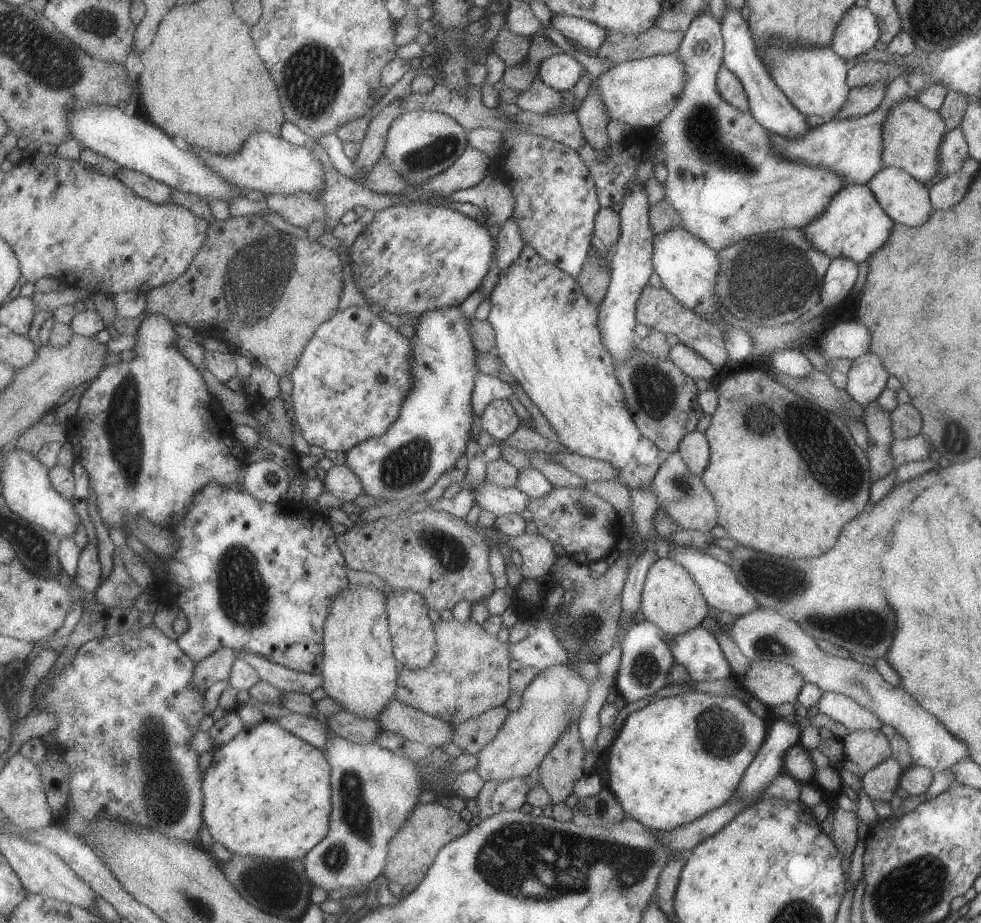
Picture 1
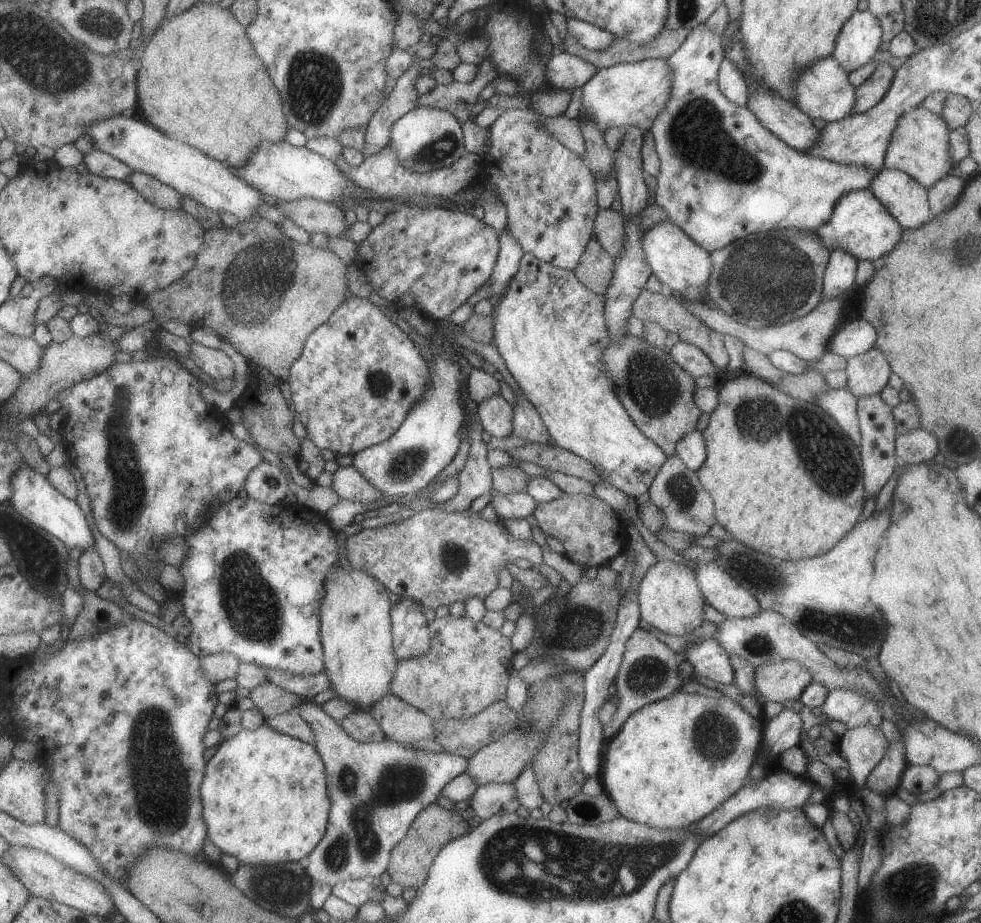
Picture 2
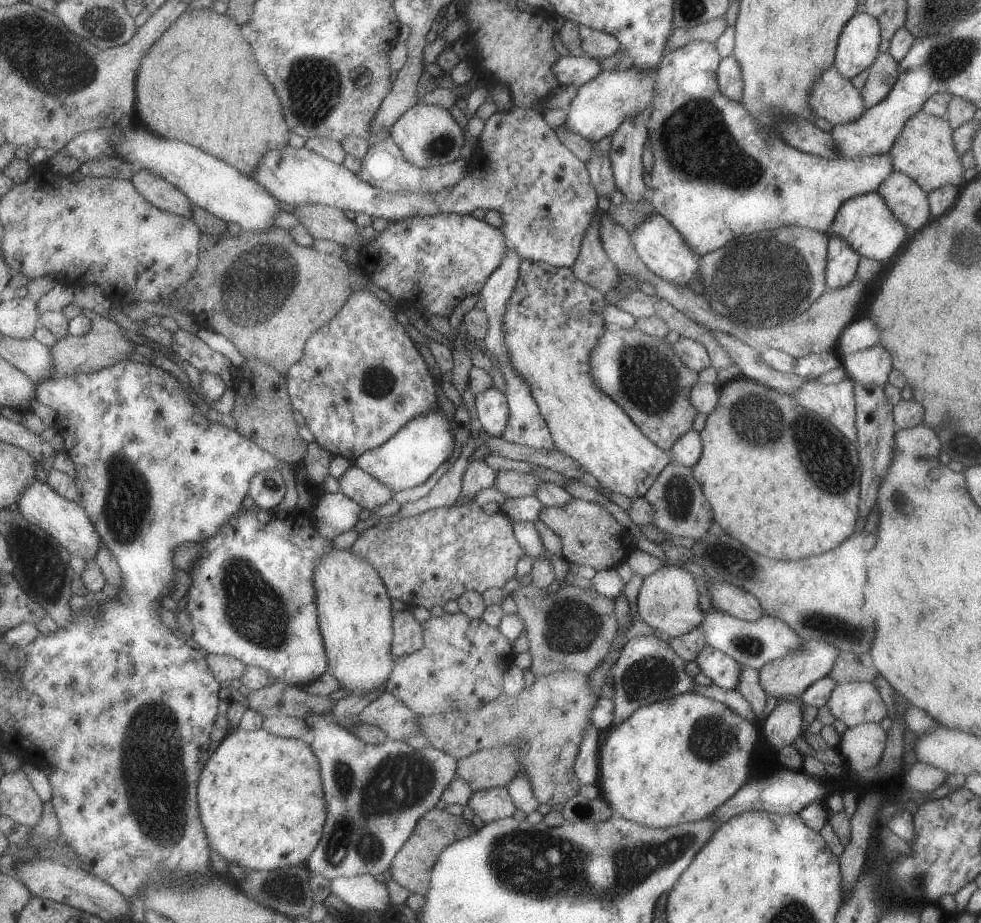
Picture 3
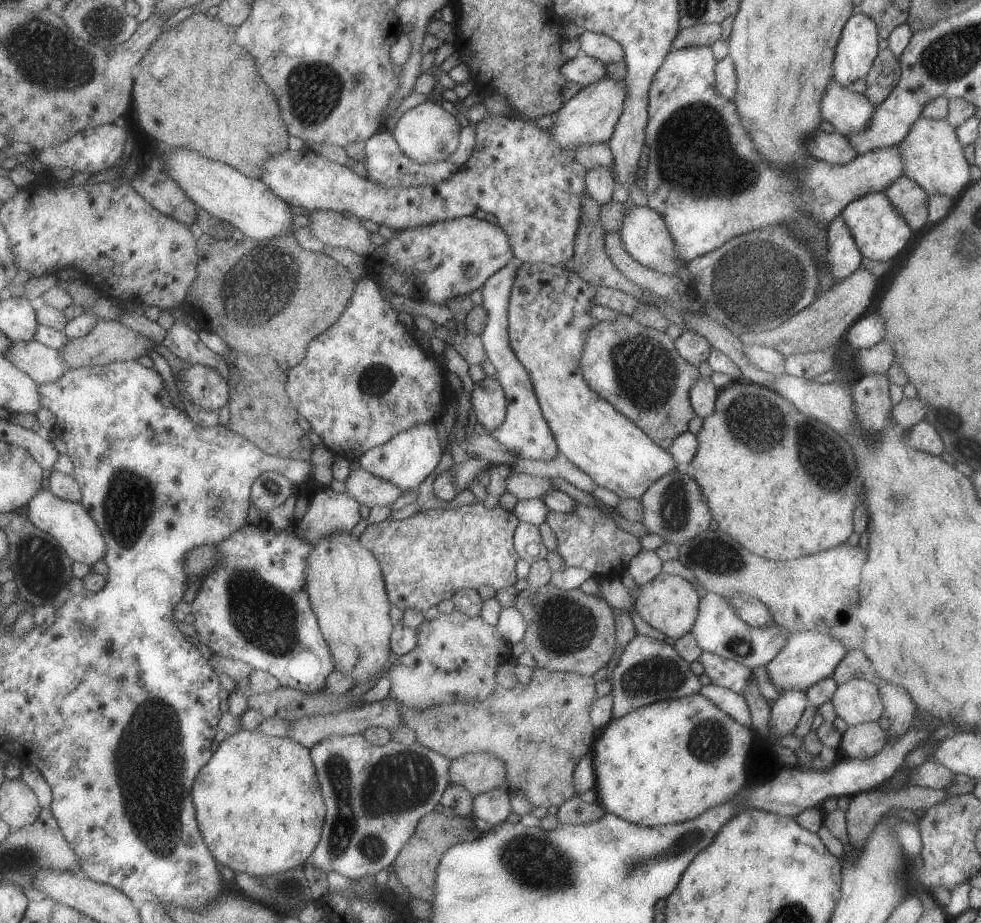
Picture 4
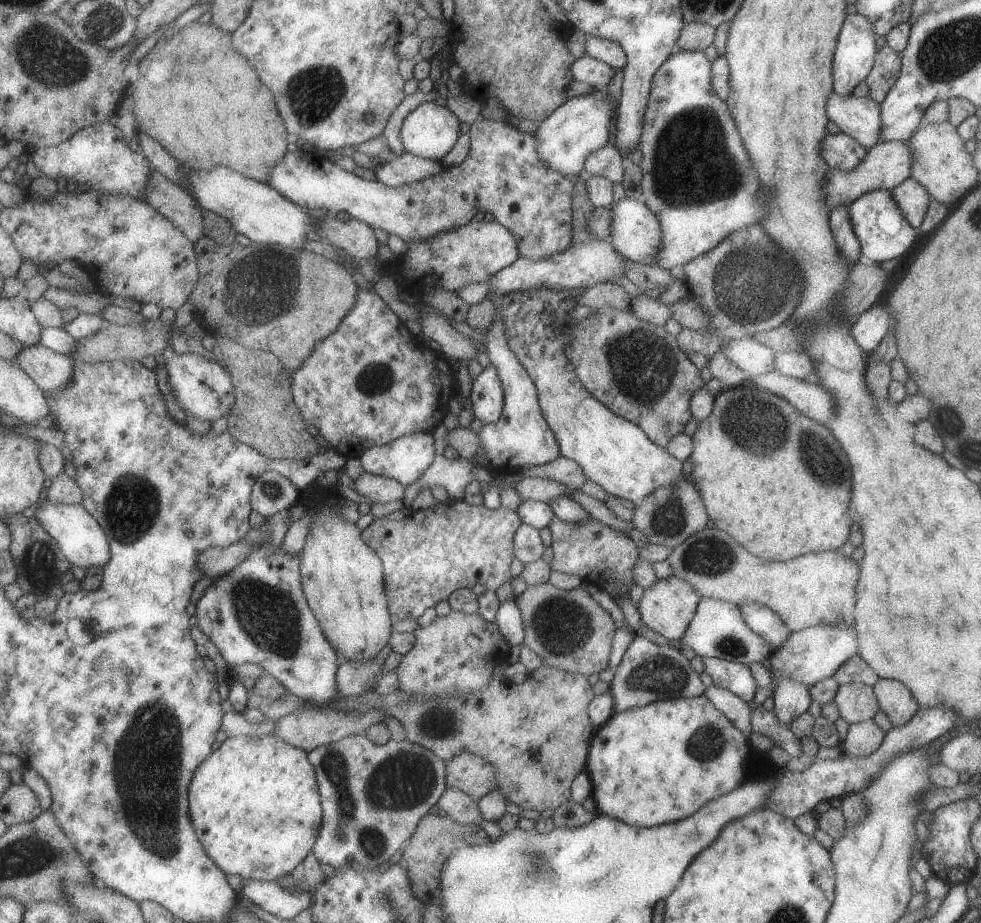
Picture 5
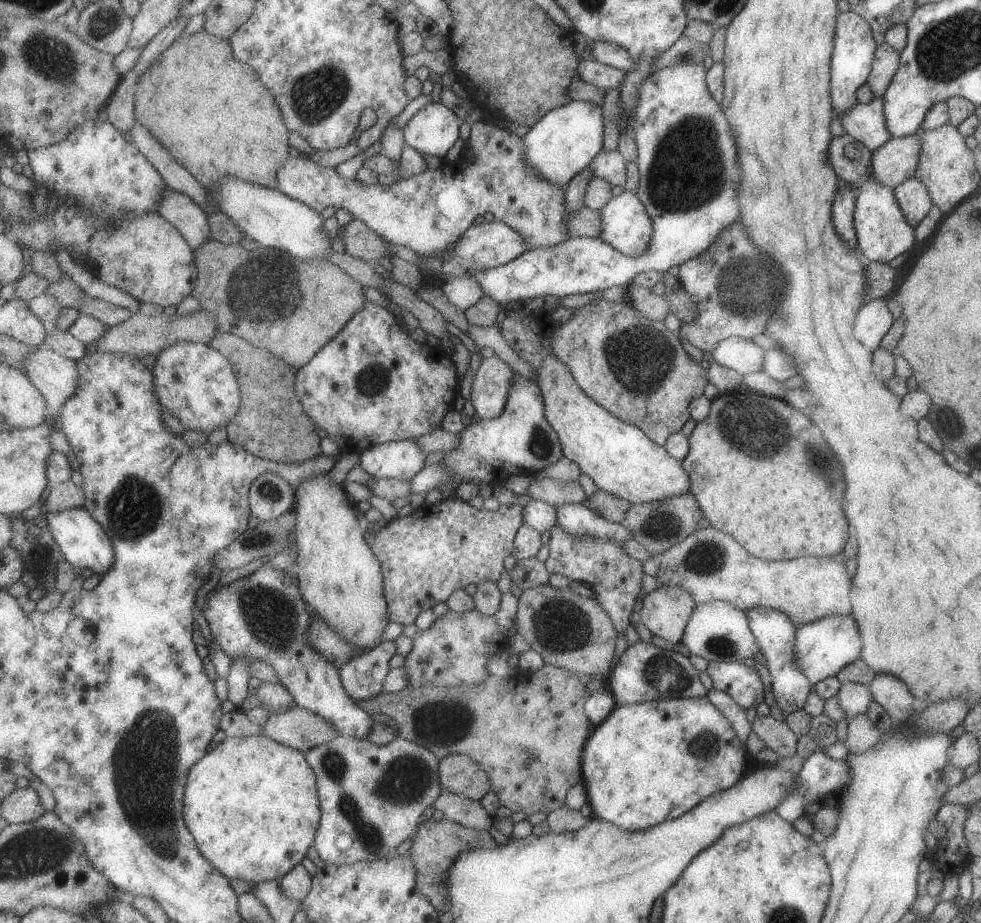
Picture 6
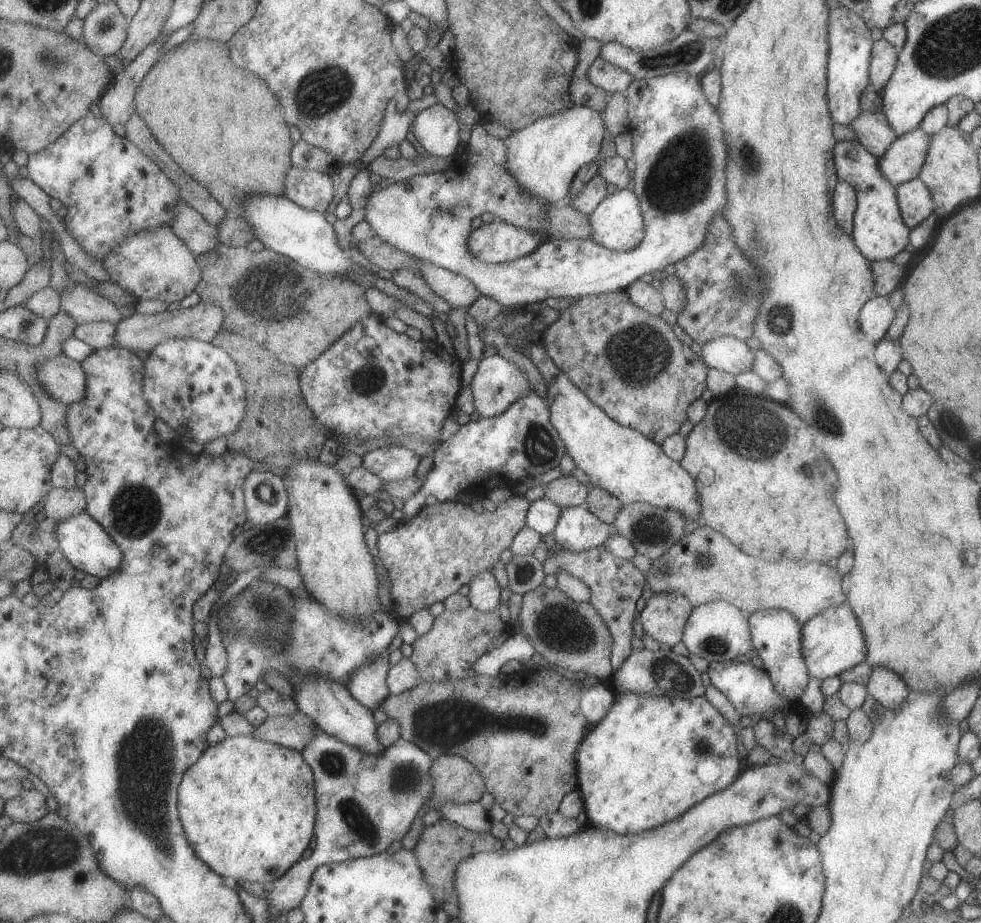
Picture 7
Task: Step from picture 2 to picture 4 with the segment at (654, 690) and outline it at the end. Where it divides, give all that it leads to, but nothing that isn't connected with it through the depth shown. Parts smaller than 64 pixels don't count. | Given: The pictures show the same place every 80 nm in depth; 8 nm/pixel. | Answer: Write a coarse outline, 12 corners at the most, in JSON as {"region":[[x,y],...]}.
{"region":[[639,633],[608,680],[613,720],[698,693],[689,663]]}

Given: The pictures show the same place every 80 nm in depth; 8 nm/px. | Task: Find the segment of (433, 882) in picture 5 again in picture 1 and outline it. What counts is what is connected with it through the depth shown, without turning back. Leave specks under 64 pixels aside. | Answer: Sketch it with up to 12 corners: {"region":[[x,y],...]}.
{"region":[[434,797],[391,839],[389,882],[419,886],[472,829]]}

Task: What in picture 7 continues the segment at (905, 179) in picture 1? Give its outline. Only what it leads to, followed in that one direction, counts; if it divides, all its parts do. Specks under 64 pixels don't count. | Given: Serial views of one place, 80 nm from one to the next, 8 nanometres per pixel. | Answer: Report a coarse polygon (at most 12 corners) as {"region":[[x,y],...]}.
{"region":[[921,180],[894,186],[903,222],[915,228],[931,211]]}

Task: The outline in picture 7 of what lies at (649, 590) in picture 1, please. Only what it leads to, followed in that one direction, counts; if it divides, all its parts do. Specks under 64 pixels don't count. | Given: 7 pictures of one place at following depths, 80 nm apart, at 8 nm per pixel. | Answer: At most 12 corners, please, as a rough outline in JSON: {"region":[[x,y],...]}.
{"region":[[653,593],[639,612],[642,630],[666,648],[682,640],[691,603]]}

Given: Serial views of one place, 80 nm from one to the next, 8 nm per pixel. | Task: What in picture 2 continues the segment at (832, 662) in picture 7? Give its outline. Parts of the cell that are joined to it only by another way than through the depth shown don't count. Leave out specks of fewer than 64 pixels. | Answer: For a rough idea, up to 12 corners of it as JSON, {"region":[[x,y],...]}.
{"region":[[795,661],[754,667],[753,684],[764,705],[799,698],[809,671]]}

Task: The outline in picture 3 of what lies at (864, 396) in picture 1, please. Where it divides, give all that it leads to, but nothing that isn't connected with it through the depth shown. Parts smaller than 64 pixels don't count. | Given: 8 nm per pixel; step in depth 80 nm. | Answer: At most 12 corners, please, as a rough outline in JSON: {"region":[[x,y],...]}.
{"region":[[876,345],[845,355],[853,384],[882,387],[892,362]]}

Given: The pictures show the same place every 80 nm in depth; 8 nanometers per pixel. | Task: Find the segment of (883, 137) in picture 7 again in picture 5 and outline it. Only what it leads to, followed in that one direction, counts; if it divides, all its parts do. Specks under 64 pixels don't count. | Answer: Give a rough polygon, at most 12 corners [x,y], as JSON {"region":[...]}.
{"region":[[829,94],[825,113],[863,148],[879,143],[881,106]]}

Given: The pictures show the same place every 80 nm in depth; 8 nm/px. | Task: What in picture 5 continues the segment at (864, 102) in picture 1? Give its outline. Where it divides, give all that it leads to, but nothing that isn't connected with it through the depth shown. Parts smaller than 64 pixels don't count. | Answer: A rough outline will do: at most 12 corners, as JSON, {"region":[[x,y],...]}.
{"region":[[876,52],[864,80],[868,98],[881,103],[897,80],[900,56]]}

